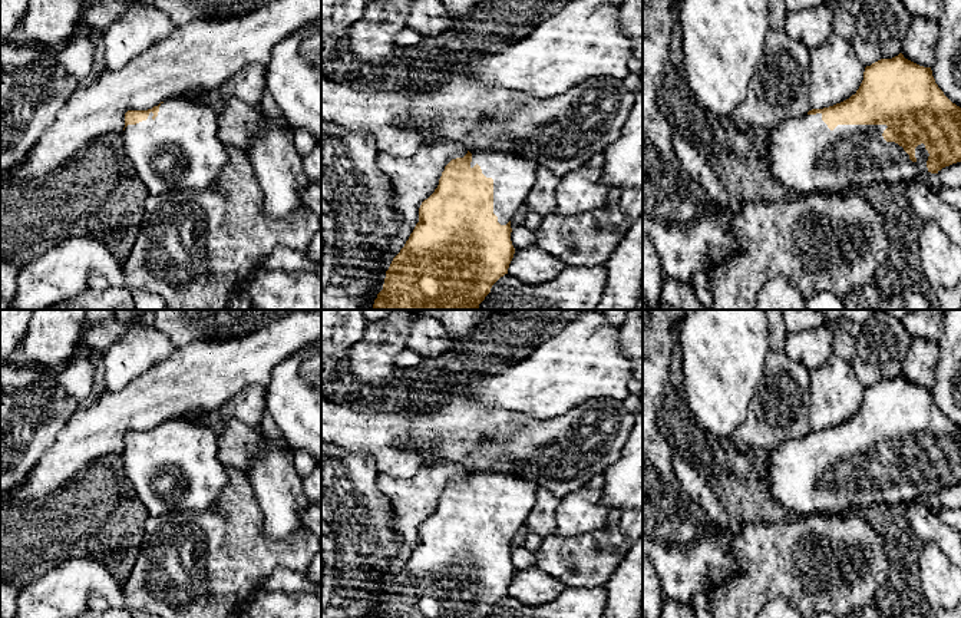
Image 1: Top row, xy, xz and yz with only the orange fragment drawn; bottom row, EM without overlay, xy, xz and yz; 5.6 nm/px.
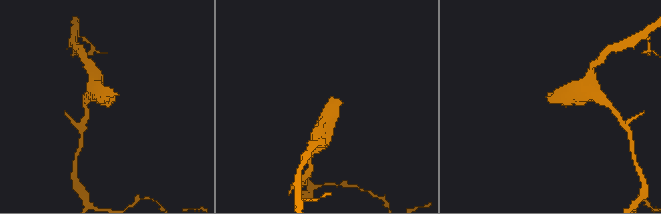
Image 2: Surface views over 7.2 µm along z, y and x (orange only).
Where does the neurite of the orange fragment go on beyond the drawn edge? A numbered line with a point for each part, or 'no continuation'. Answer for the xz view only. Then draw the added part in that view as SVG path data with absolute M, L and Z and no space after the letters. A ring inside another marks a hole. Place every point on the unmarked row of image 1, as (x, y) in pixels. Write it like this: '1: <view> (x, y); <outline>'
1: xz (514, 496); M483 470L472 473L470 489L479 486L493 500L493 535L506 546L525 525L535 505L538 485L515 473Z

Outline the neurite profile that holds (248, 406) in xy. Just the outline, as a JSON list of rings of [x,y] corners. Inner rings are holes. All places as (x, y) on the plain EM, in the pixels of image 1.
[[[248,386],[211,414],[209,427],[217,434],[224,432],[224,427],[229,420],[242,422],[250,427],[260,427],[265,413],[265,387]]]

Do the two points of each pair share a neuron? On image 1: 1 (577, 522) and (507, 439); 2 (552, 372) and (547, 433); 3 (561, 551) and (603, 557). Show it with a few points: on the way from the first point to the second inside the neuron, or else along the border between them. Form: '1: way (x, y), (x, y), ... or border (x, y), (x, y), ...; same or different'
1: border (584, 485), (567, 492), (561, 498); different
2: border (578, 405), (544, 420), (515, 412); different
3: way (571, 557), (593, 557); same

